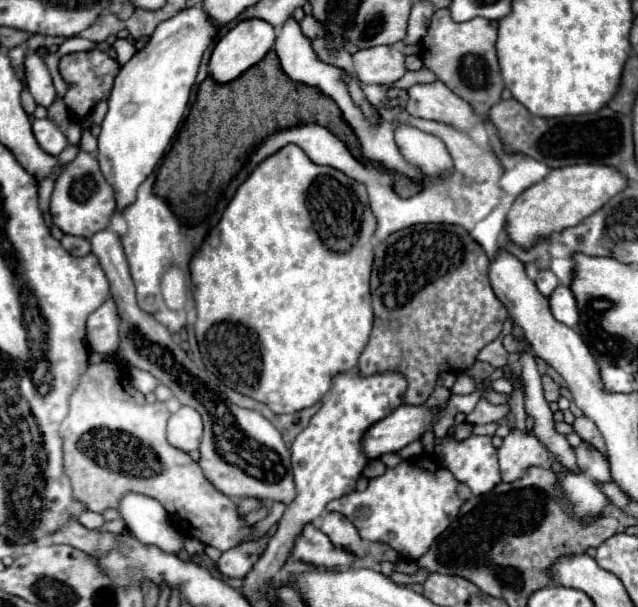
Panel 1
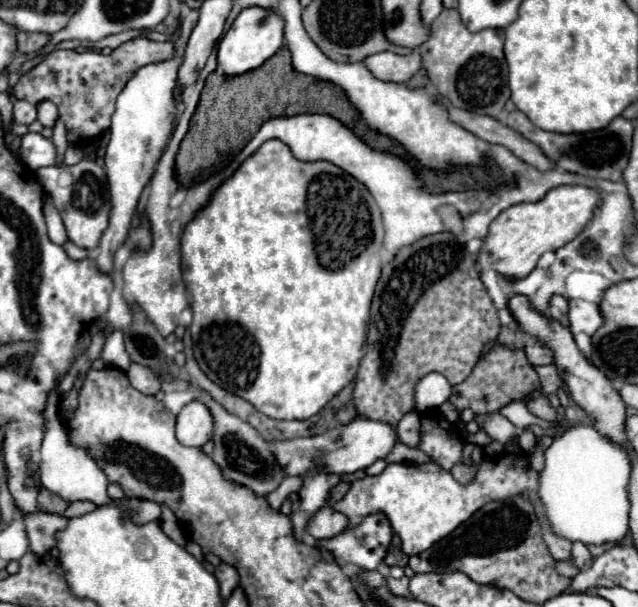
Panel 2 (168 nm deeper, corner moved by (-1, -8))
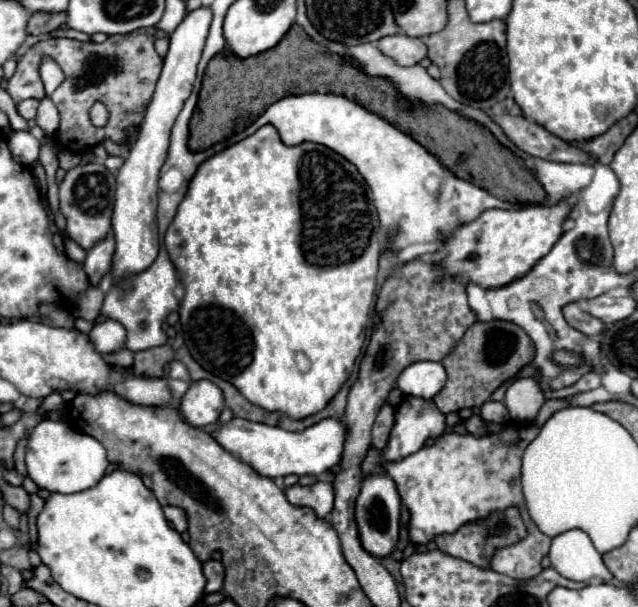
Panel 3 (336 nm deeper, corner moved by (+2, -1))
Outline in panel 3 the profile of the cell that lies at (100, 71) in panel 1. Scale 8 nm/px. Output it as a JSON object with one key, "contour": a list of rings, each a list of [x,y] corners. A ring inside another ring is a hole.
{"contour":[[[143,32],[115,34],[109,36],[103,44],[79,42],[69,38],[49,38],[37,42],[29,48],[25,56],[19,58],[17,70],[9,78],[7,92],[15,102],[27,98],[45,98],[45,88],[39,78],[39,64],[43,56],[51,56],[65,74],[63,84],[51,94],[51,100],[61,114],[61,126],[57,130],[59,146],[71,152],[85,152],[105,138],[111,138],[119,144],[125,140],[125,130],[129,126],[137,126],[143,118],[143,112],[151,102],[159,80],[163,58],[157,54],[153,42],[155,38]],[[95,102],[105,104],[105,108],[109,110],[109,122],[103,128],[93,126],[89,118],[89,110]]]}

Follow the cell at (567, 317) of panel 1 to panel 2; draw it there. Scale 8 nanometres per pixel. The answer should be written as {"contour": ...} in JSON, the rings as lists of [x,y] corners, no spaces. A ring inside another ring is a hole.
{"contour":[[[570,299],[570,311],[568,311],[568,319],[570,319],[570,331],[572,333],[586,333],[586,335],[594,335],[604,319],[600,313],[600,307],[596,303],[588,303],[582,299]]]}

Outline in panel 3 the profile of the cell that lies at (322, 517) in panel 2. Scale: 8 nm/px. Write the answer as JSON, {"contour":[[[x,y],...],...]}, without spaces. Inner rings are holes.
{"contour":[[[317,482],[313,486],[295,484],[285,494],[293,506],[311,508],[317,518],[327,518],[327,514],[333,510],[335,504],[333,486],[329,482]]]}

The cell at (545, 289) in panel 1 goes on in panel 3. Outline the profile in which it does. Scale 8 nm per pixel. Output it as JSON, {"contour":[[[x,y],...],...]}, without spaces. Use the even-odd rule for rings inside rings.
{"contour":[[[575,302],[567,304],[563,308],[563,316],[565,316],[565,320],[567,320],[569,326],[573,326],[575,330],[579,330],[583,334],[597,336],[597,334],[603,332],[603,322],[597,320],[597,318],[593,318],[593,316],[589,316],[587,312],[583,312],[581,306],[575,304]]]}

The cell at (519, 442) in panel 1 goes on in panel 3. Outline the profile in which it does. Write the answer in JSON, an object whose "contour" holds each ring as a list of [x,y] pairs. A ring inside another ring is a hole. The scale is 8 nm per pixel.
{"contour":[[[489,400],[489,402],[485,402],[481,406],[481,418],[485,422],[497,422],[497,424],[501,424],[501,422],[509,420],[509,412],[507,412],[507,408],[505,408],[503,402],[491,402]]]}

